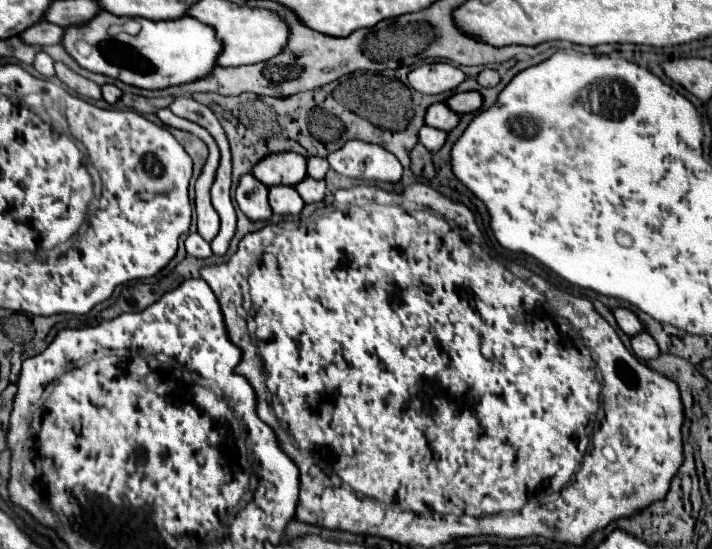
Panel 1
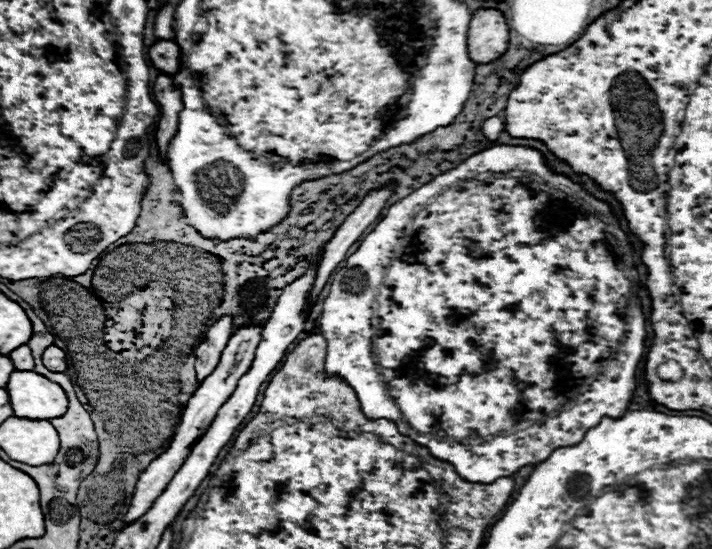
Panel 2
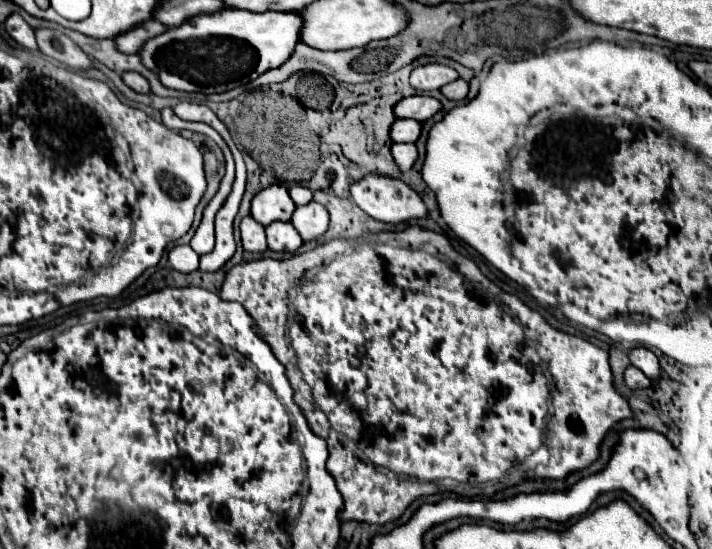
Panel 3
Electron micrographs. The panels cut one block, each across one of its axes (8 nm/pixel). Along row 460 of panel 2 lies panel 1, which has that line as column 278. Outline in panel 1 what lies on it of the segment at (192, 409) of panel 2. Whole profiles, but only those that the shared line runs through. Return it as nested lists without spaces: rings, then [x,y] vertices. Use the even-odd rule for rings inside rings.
[[[274,152],[256,164],[252,174],[266,186],[296,186],[306,176],[306,158],[296,152]]]

